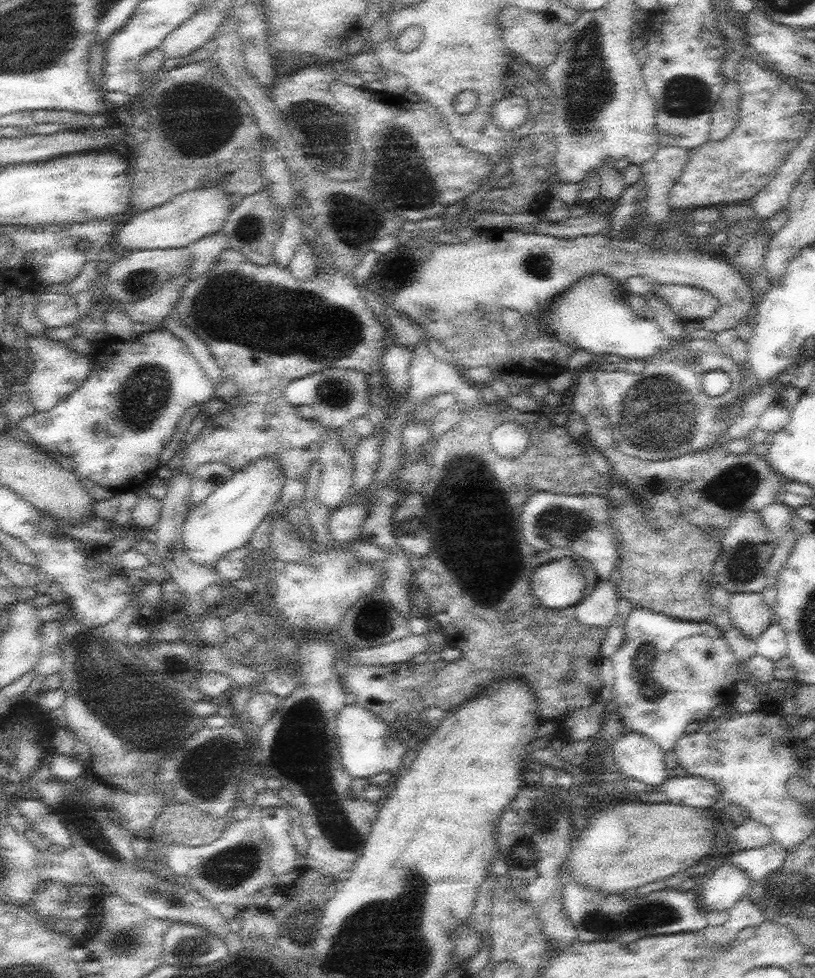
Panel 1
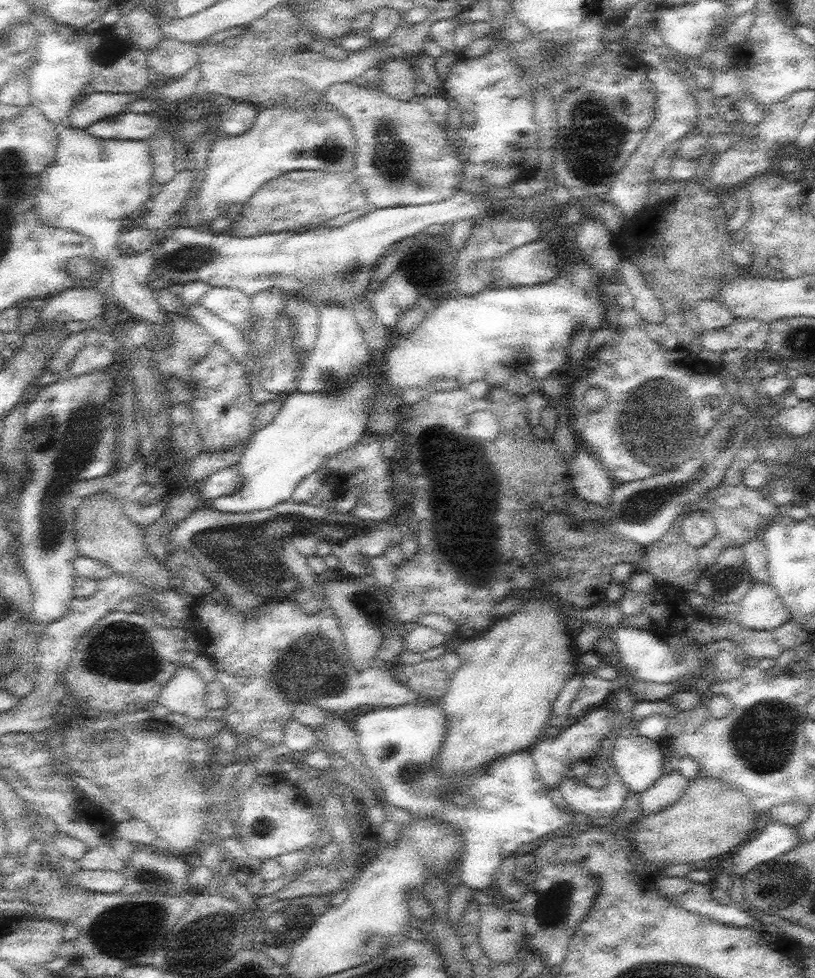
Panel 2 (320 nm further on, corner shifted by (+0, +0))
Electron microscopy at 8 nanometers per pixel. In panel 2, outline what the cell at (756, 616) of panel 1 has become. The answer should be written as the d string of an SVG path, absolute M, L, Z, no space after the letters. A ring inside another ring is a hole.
M766 581L754 583L739 605L737 620L746 628L772 631L791 619L782 597Z

